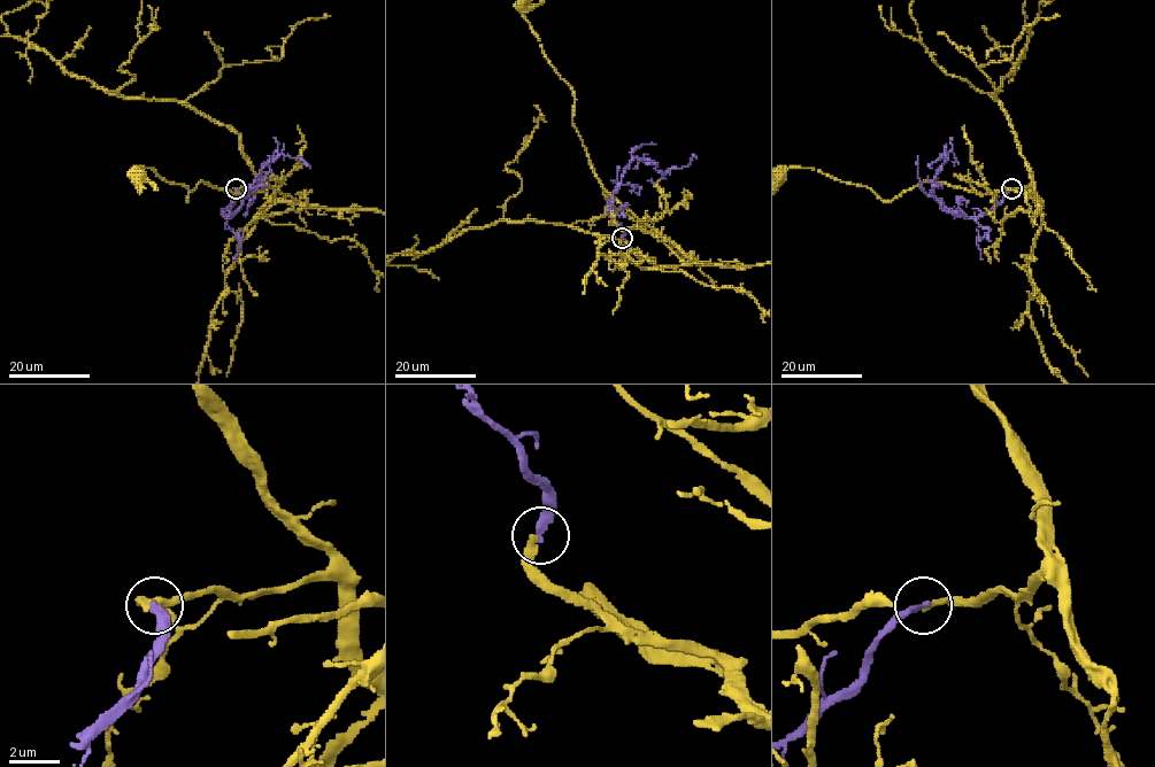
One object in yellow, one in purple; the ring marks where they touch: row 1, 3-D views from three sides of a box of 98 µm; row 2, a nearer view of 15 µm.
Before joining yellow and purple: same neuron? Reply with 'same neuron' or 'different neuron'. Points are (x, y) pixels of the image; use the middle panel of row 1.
same neuron

